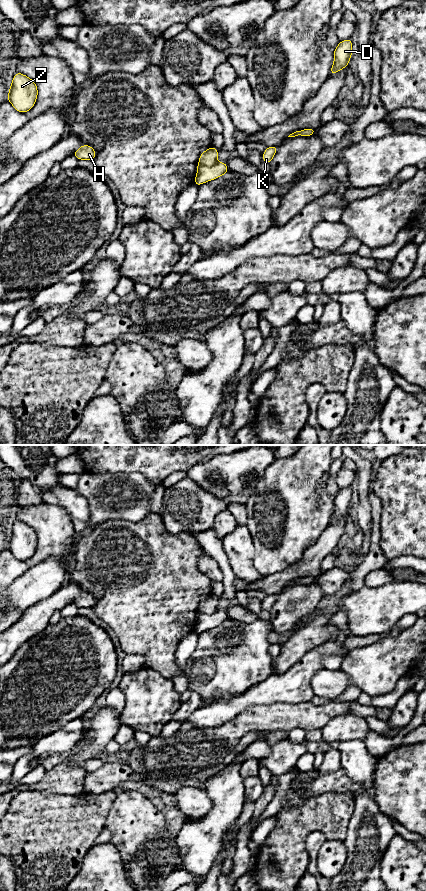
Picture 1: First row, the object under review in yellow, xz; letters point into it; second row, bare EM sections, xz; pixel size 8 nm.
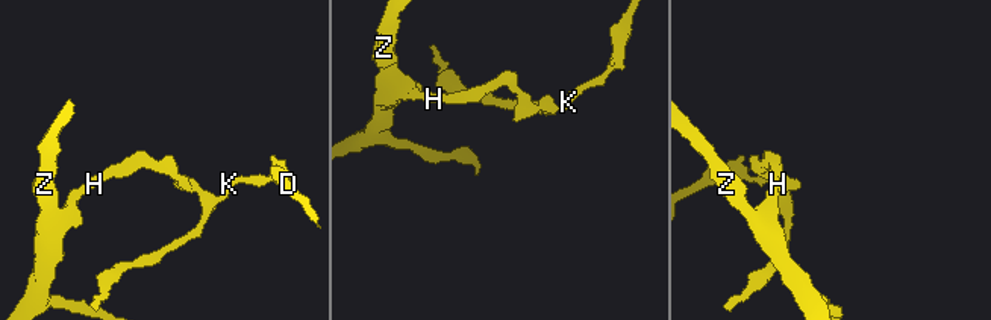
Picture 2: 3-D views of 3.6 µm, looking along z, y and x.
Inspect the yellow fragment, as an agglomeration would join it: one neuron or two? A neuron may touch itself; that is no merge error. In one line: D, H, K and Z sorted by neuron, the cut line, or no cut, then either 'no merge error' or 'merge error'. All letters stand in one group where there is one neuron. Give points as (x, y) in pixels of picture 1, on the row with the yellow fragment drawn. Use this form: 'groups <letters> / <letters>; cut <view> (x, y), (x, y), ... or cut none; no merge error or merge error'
groups D K / H Z; cut xz (217, 162), (212, 165), (198, 163); merge error

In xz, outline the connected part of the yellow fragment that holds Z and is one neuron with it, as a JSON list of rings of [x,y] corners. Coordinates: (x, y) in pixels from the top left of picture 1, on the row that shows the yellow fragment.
[[[16,72],[12,79],[7,101],[16,111],[28,112],[34,107],[38,96],[38,88],[35,82],[26,75]]]

